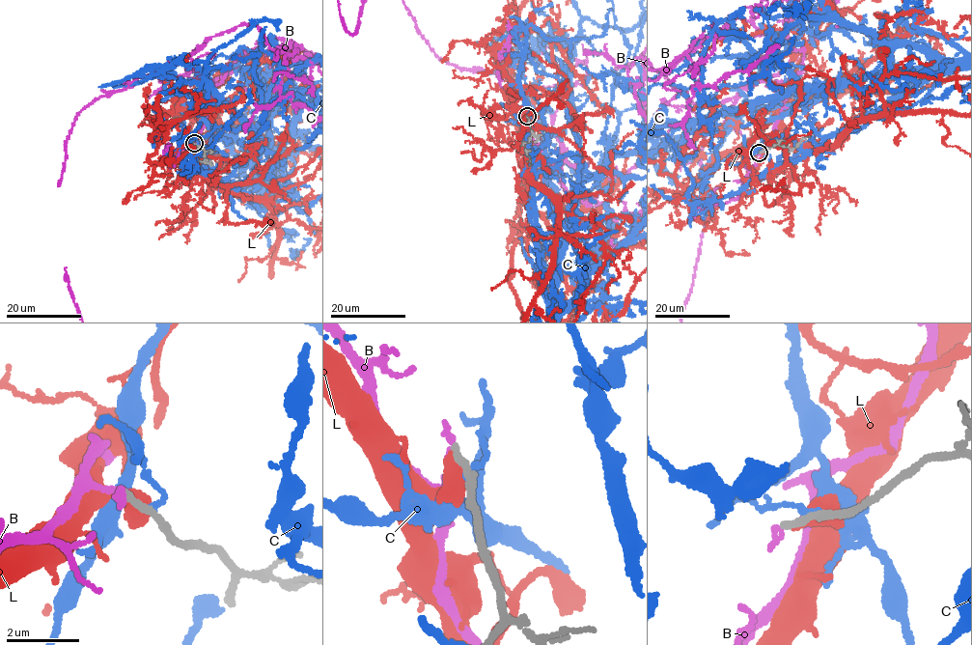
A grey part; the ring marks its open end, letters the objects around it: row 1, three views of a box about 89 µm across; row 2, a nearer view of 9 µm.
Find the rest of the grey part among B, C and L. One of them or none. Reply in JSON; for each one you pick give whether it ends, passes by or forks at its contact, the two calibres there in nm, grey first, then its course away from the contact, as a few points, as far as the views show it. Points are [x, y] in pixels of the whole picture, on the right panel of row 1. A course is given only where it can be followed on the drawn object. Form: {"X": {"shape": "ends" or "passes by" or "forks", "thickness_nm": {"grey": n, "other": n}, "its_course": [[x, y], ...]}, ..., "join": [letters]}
{"join": []}

